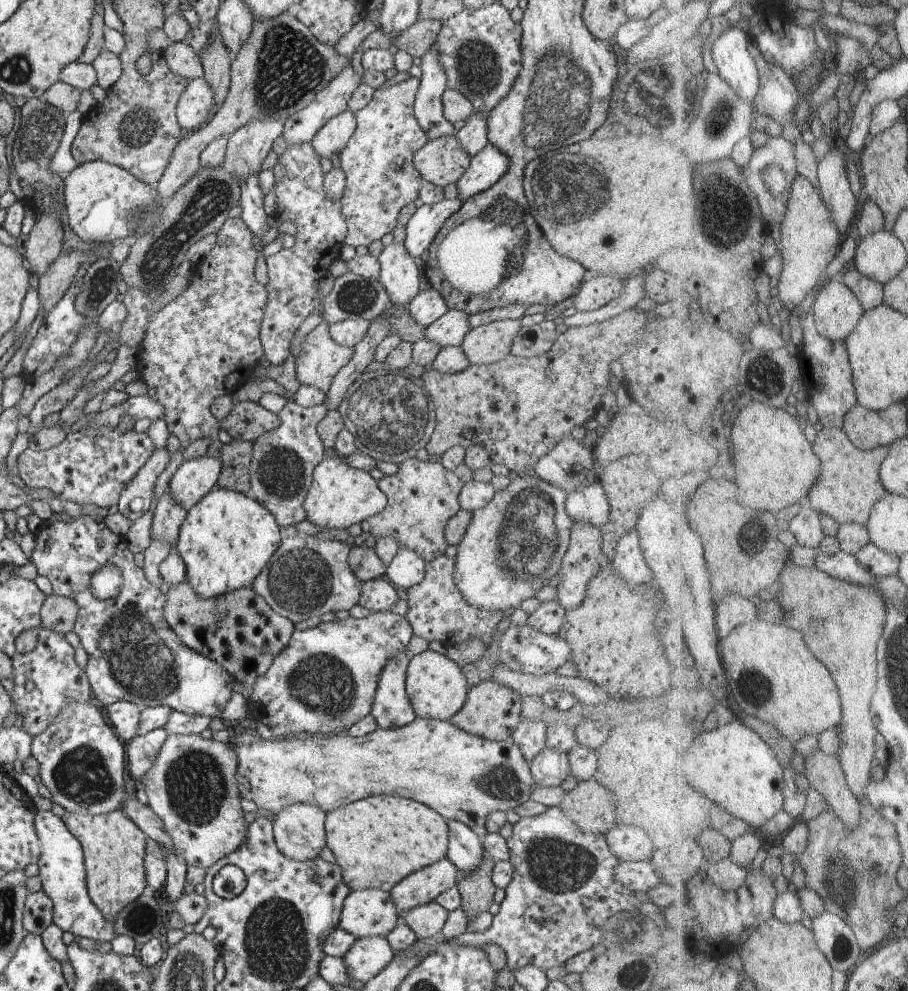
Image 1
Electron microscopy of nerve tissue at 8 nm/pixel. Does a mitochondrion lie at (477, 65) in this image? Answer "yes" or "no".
yes

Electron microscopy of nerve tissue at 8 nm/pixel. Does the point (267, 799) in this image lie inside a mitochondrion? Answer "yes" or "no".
no

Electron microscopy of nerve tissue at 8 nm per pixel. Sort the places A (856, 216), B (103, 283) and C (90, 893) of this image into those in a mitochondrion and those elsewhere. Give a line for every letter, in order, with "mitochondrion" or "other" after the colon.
A: other
B: mitochondrion
C: other

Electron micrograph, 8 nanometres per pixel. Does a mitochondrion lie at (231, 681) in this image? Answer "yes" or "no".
no

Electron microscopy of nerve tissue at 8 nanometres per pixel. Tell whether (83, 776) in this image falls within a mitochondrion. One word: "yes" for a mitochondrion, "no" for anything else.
yes

